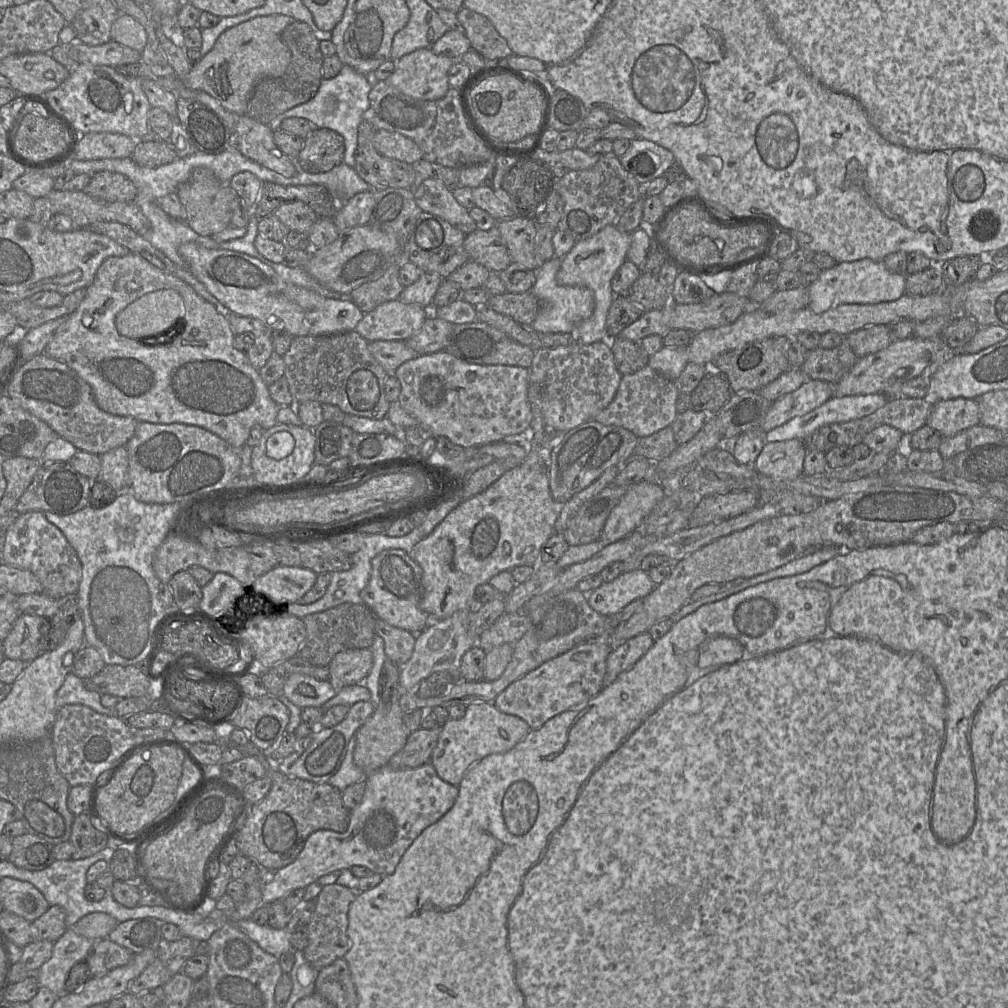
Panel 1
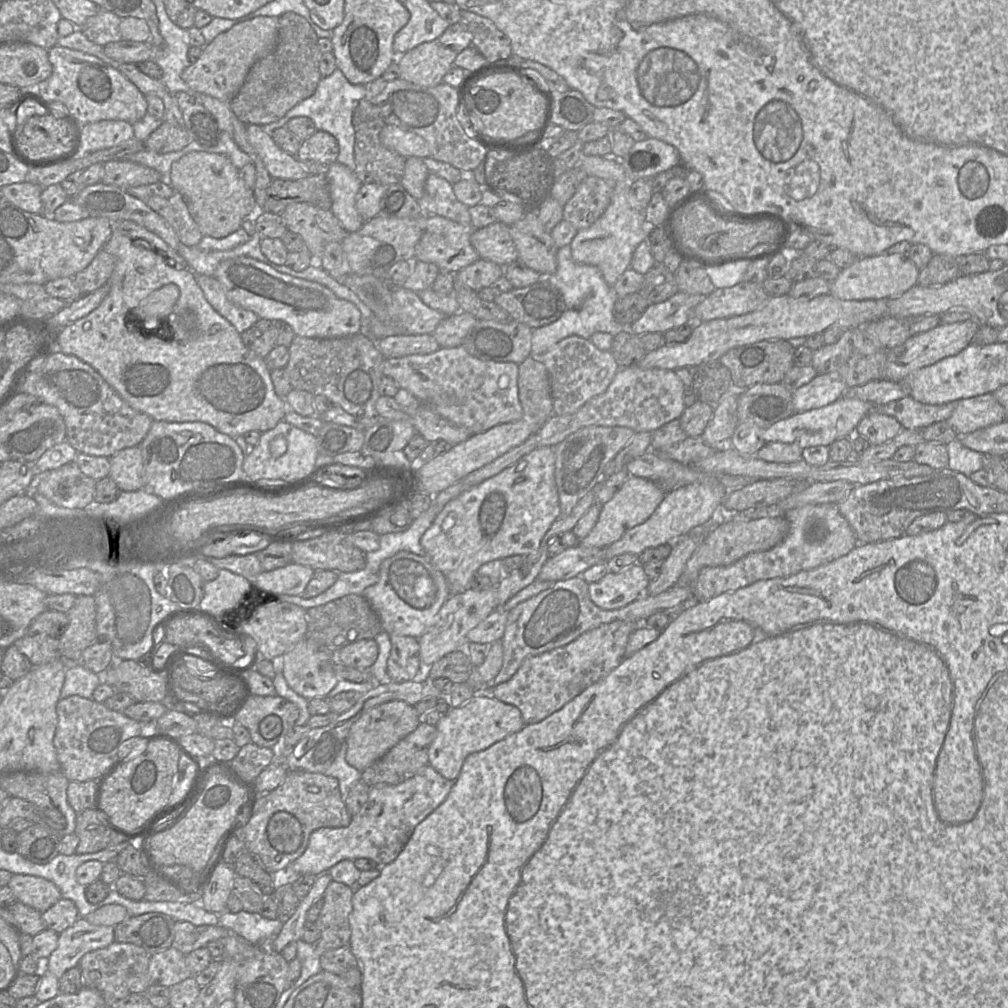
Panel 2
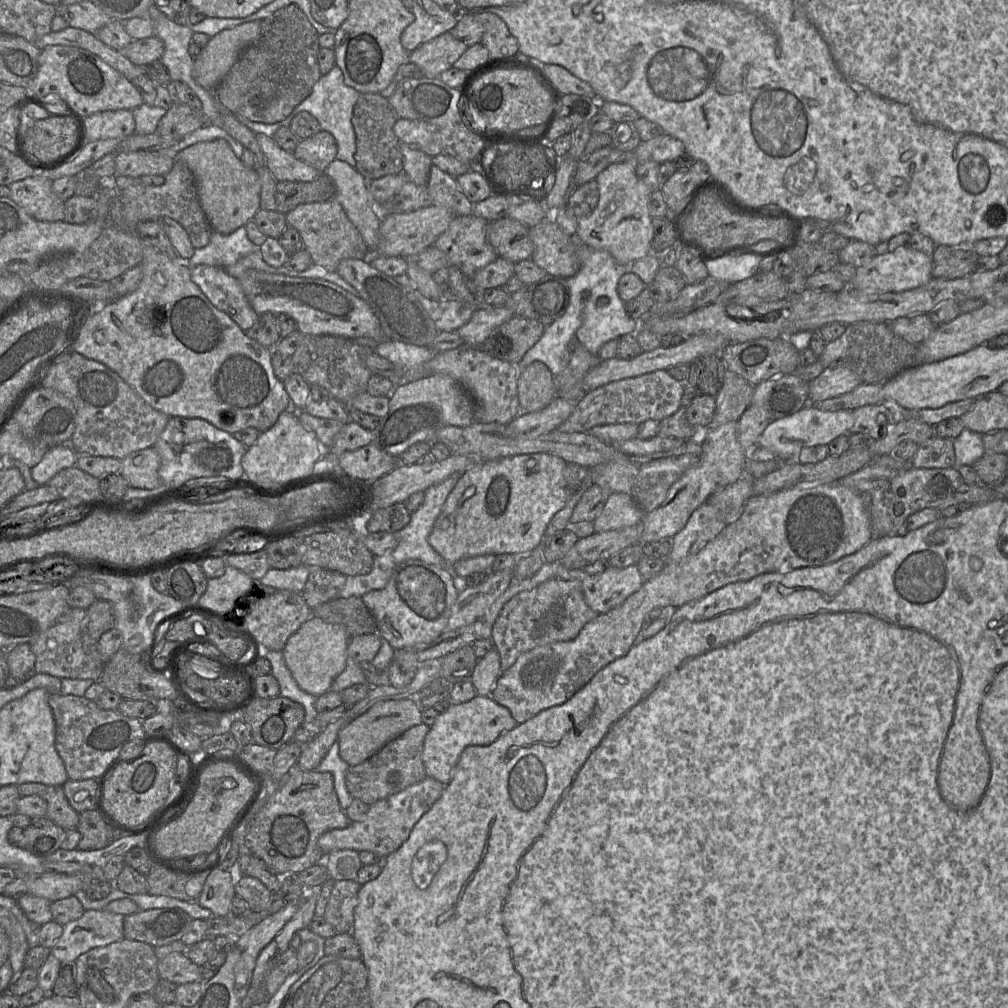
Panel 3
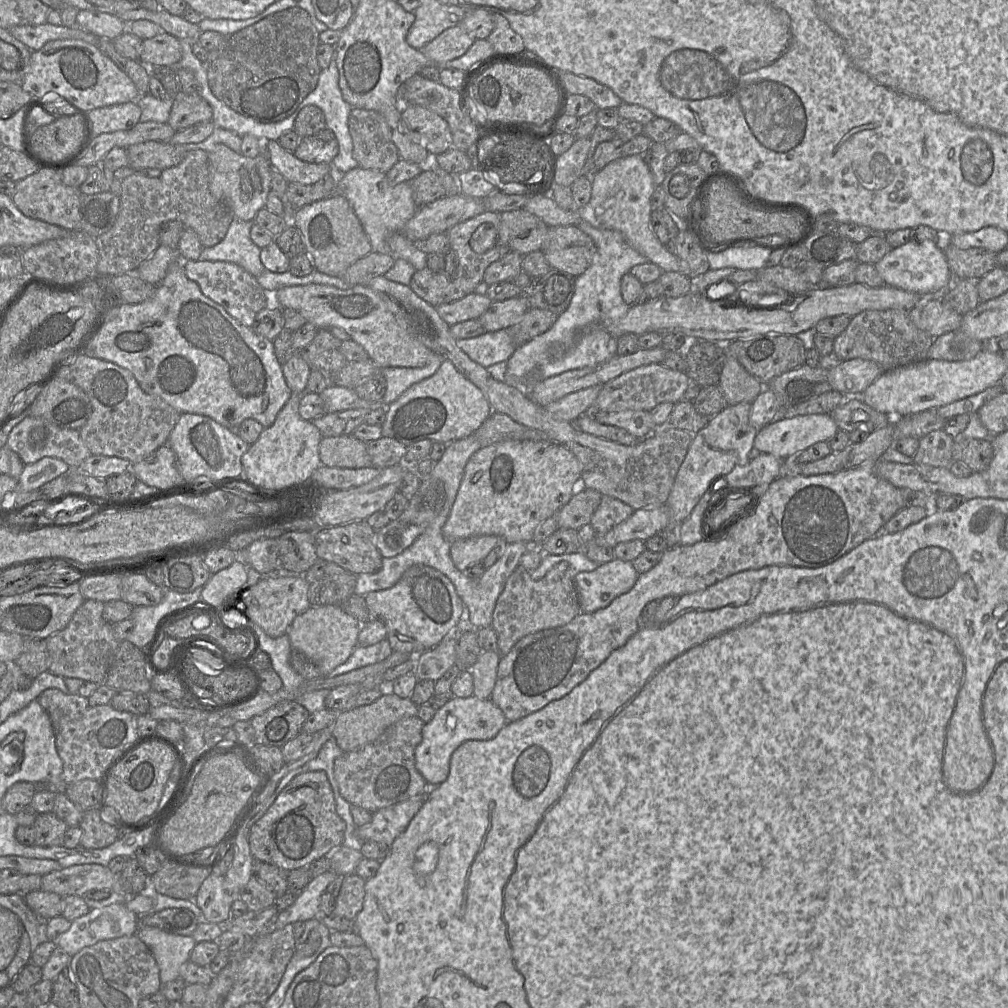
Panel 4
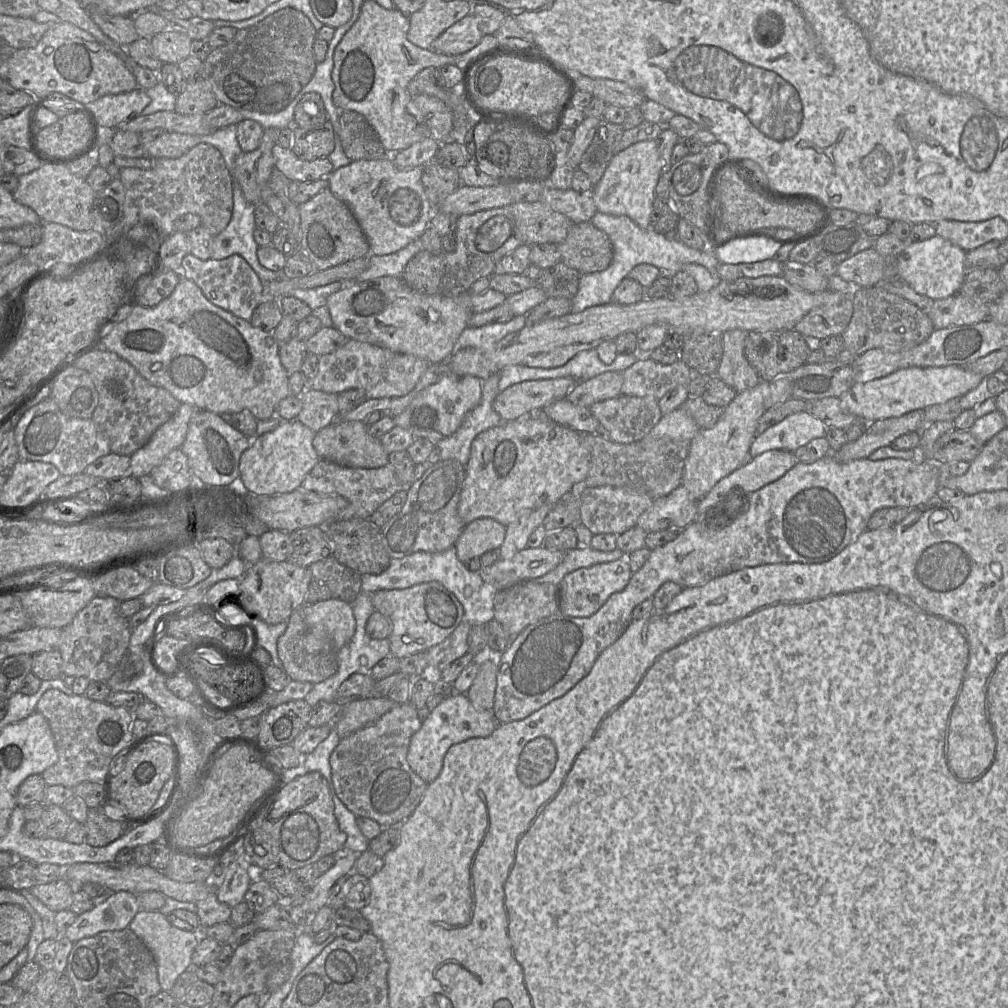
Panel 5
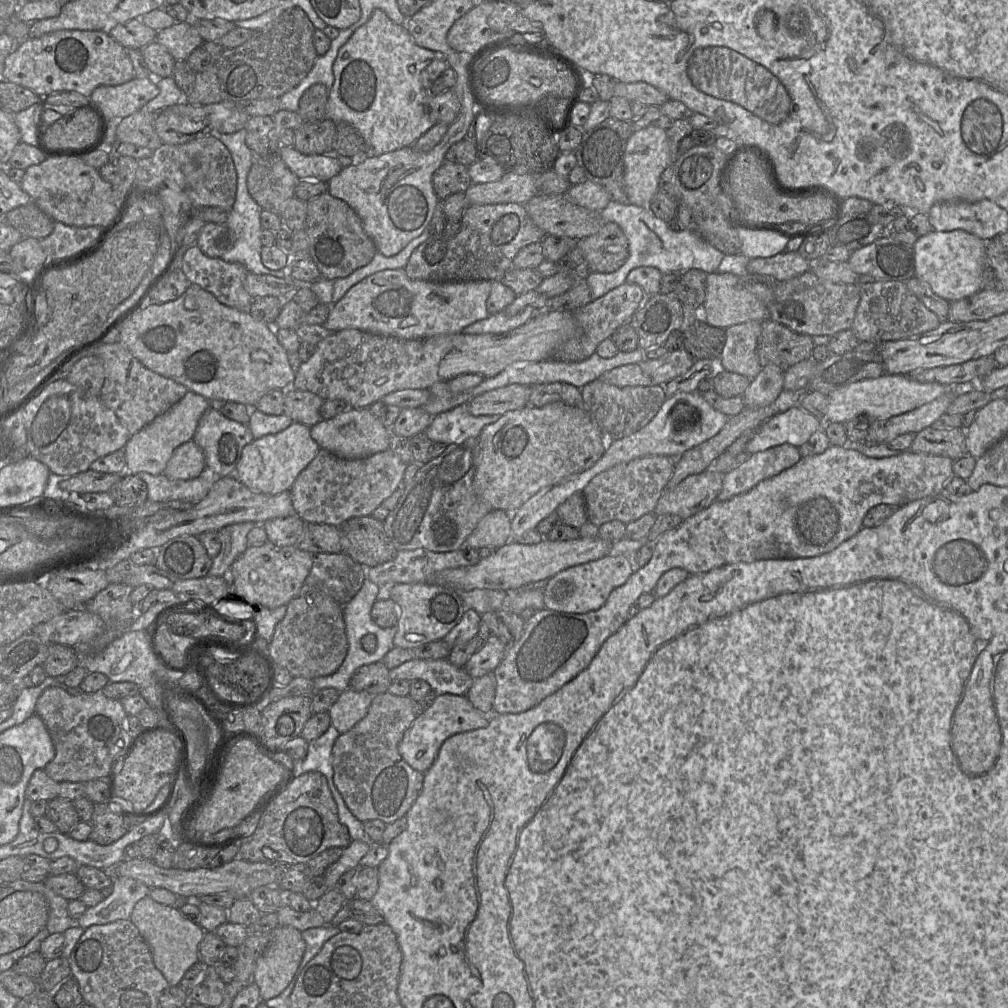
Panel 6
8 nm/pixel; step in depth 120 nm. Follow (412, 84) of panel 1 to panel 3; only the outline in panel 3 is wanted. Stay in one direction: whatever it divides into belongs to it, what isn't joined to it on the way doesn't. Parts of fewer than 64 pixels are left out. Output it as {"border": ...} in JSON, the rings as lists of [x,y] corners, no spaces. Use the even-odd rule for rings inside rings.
{"border":[[[450,32],[420,45],[409,54],[409,62],[418,66],[426,78],[439,78],[440,74],[453,67],[468,46]]]}

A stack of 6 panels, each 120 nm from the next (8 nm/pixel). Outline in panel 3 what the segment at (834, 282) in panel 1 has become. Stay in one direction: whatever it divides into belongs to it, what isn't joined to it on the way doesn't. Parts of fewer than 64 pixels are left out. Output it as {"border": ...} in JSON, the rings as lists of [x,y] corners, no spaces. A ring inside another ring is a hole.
{"border":[[[909,246],[898,247],[889,252],[880,251],[866,265],[856,268],[856,274],[849,287],[865,293],[902,292],[925,285],[932,279],[932,256]]]}

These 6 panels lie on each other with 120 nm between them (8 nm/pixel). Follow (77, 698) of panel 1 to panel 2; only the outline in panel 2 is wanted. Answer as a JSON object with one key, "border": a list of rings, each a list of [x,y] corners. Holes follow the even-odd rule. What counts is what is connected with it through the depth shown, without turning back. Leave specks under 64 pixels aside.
{"border":[[[82,664],[75,665],[66,669],[60,698],[78,695],[83,698],[93,699],[93,692],[101,683],[101,675],[88,670]]]}

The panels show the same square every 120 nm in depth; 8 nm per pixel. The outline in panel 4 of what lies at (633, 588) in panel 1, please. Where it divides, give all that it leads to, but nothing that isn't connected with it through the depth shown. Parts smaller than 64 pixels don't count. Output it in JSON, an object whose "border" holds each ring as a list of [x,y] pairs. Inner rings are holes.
{"border":[[[618,558],[600,565],[591,572],[574,578],[582,613],[605,608],[617,597],[629,592],[639,577],[633,563]]]}

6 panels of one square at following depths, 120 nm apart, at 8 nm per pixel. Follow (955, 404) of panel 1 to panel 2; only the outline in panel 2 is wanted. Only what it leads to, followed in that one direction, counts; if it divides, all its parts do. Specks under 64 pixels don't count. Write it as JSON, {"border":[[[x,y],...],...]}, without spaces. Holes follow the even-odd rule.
{"border":[[[985,393],[958,400],[946,421],[958,435],[965,435],[1004,420],[1005,412],[1002,405],[993,393]]]}

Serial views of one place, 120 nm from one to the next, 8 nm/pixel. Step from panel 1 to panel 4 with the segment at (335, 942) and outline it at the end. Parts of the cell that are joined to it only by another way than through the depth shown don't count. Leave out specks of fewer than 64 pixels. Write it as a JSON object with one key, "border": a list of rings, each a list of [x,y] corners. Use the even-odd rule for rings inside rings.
{"border":[[[356,873],[344,877],[332,914],[354,920],[362,910],[366,880]]]}

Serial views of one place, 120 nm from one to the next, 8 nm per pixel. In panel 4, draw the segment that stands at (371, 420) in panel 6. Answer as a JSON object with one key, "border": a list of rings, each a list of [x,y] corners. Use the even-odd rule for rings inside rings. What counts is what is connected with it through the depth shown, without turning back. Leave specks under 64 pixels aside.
{"border":[[[351,434],[322,437],[319,444],[321,465],[335,468],[372,467],[366,443]]]}

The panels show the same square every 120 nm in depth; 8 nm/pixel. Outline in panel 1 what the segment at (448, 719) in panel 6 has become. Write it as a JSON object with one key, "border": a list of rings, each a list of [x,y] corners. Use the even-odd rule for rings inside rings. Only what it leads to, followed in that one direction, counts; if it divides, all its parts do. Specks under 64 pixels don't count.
{"border":[[[477,702],[467,705],[465,715],[458,719],[449,719],[441,726],[441,732],[434,748],[430,763],[445,782],[456,787],[466,772],[478,761],[492,754],[504,753],[514,748],[531,731],[521,718],[507,714],[492,702]]]}

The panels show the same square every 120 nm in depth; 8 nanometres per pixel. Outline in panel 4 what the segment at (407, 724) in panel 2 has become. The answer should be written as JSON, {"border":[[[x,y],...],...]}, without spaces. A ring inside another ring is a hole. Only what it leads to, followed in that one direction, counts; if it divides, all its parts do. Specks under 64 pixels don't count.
{"border":[[[386,692],[371,704],[339,712],[331,726],[332,736],[343,752],[361,750],[375,741],[389,726],[401,719],[417,716],[418,707],[410,698],[400,698],[392,692]]]}

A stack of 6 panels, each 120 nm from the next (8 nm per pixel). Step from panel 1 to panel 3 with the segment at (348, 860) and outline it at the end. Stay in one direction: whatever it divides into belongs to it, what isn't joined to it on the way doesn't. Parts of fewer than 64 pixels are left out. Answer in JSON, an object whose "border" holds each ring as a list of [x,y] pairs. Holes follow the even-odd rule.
{"border":[[[427,776],[421,782],[370,805],[363,820],[351,821],[344,829],[325,832],[319,838],[318,846],[324,854],[338,850],[371,851],[385,858],[408,839],[414,825],[441,797],[446,786]]]}

